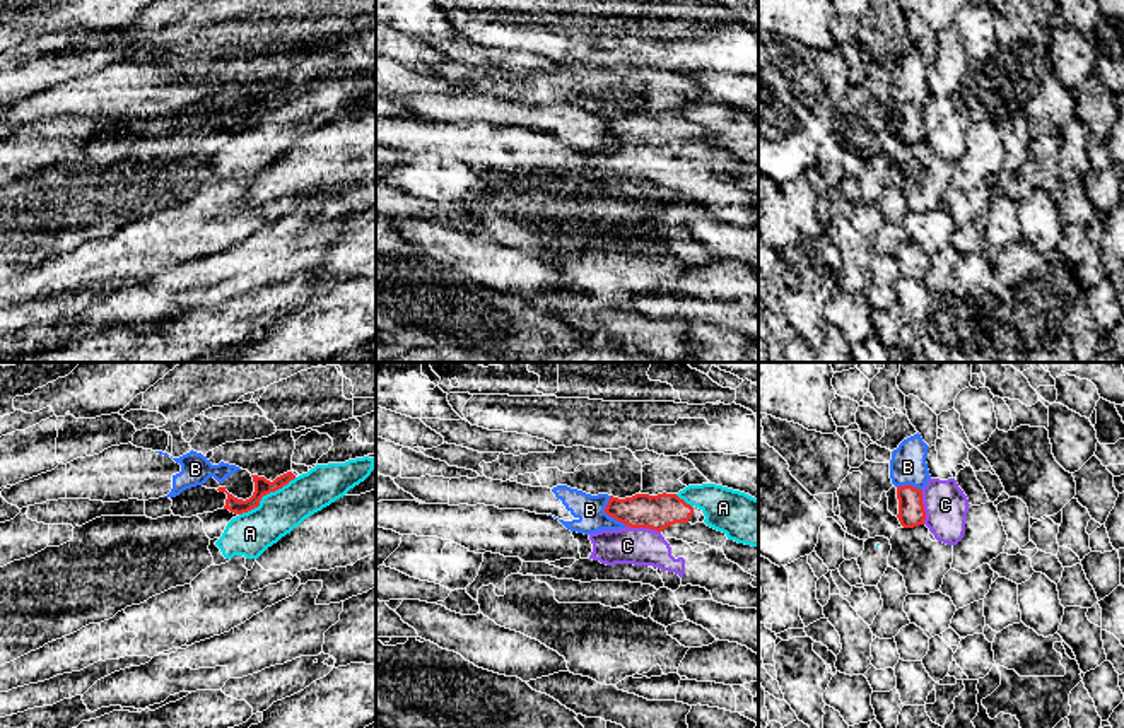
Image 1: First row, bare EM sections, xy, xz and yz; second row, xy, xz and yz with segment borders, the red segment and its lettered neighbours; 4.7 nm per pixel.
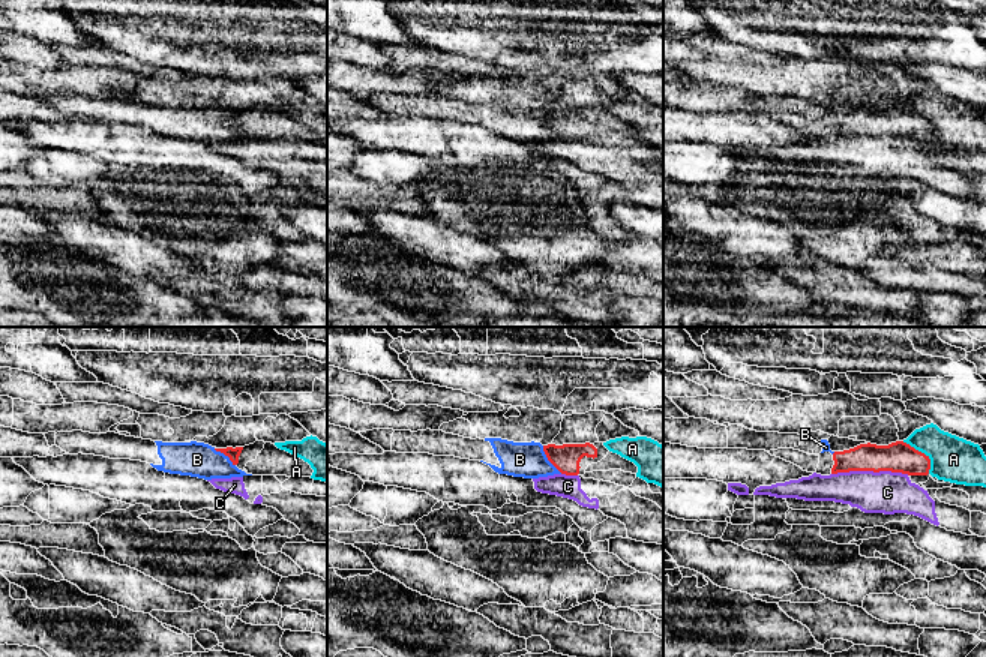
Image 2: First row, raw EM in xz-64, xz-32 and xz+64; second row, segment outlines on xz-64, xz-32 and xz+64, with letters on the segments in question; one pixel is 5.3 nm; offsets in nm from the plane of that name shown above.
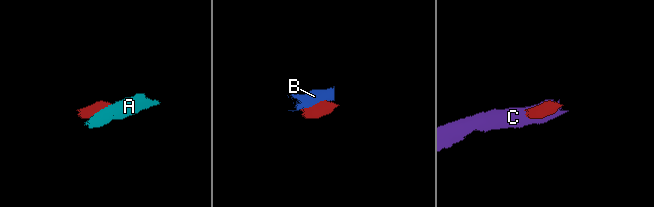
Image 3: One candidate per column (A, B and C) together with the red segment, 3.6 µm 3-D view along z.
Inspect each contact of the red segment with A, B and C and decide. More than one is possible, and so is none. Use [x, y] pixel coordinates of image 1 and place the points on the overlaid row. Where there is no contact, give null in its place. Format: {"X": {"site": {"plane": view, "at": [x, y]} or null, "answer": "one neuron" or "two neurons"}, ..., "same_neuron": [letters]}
{"A": {"site": {"plane": "xy", "at": [265, 494]}, "answer": "two neurons"}, "B": {"site": {"plane": "xz", "at": [608, 515]}, "answer": "two neurons"}, "C": {"site": {"plane": "xz", "at": [643, 527]}, "answer": "two neurons"}, "same_neuron": []}

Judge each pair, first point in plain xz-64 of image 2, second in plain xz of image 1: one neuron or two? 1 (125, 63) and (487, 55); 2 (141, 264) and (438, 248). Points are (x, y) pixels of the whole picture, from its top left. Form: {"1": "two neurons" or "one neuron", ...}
{"1": "one neuron", "2": "one neuron"}

